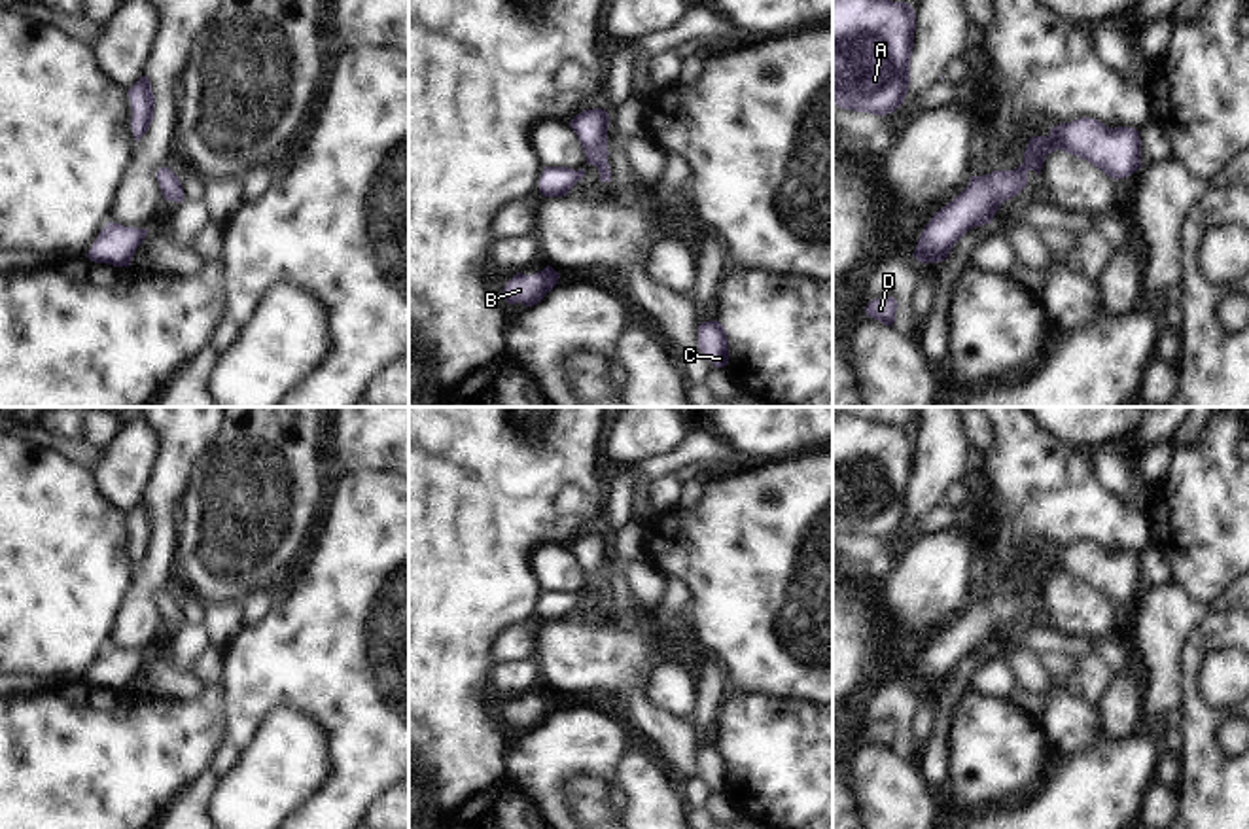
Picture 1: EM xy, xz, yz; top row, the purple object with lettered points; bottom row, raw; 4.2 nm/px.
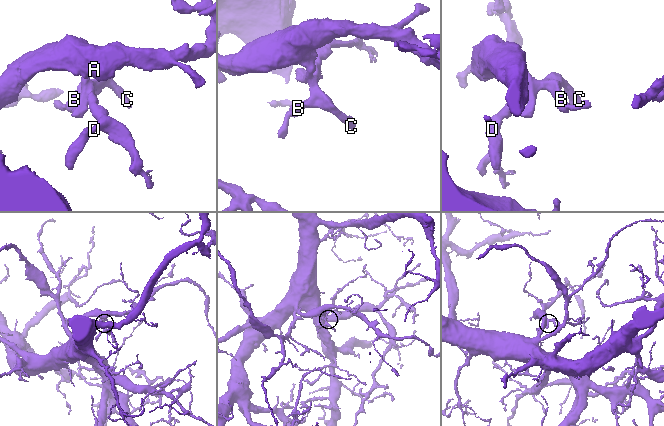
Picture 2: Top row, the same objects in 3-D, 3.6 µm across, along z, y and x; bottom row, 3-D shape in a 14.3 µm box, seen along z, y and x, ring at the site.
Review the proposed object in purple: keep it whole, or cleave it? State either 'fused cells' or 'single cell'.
single cell

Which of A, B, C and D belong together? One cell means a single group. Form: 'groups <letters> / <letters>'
groups A B C D

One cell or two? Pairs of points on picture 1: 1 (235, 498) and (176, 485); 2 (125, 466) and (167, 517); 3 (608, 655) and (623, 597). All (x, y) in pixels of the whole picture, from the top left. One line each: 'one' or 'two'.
1: two
2: two
3: two

